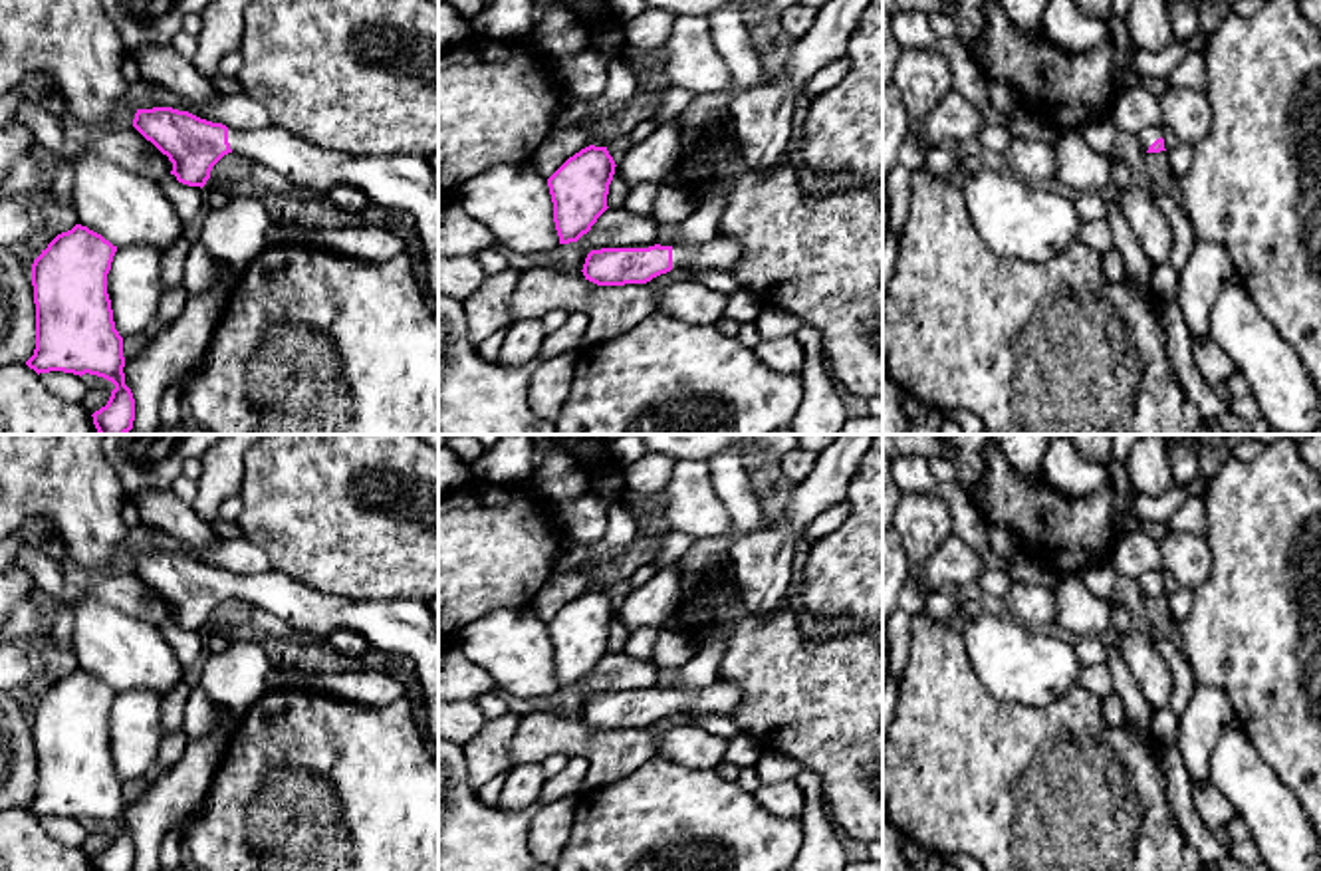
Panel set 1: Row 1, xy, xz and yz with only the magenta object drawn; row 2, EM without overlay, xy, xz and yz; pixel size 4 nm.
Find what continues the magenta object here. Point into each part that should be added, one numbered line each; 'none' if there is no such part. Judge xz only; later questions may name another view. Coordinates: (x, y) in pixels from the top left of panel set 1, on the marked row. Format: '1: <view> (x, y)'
1: xz (722, 252)

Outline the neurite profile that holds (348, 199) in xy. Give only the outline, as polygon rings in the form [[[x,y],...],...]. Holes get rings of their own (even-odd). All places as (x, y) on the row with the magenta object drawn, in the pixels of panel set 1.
[[[339,185],[333,187],[325,192],[325,196],[341,210],[347,214],[349,220],[355,220],[371,202],[355,187],[349,185]]]

